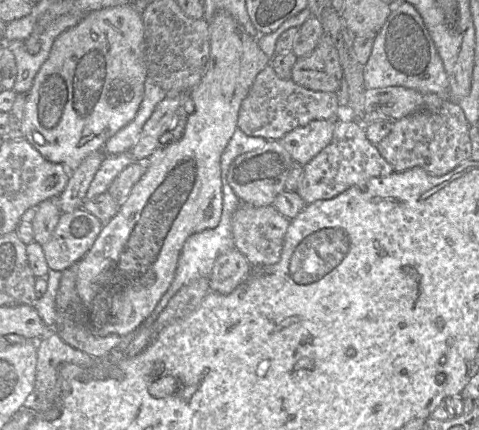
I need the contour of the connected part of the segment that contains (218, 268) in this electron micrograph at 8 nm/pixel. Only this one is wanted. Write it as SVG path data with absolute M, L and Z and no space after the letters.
M236 248L221 254L214 262L210 279L210 291L230 294L249 275L252 265Z

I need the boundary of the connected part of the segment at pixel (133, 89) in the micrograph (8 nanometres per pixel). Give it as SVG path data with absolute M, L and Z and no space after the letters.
M120 5L90 12L74 27L62 32L54 41L47 60L36 74L32 87L26 93L23 127L25 139L48 161L62 164L71 173L91 153L104 149L106 142L120 129L129 124L137 114L144 96L144 82L147 78L145 60L144 25L141 14L134 5Z

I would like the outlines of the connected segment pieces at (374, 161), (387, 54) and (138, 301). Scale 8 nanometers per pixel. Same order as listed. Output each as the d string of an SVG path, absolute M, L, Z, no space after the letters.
M349 116L334 119L331 142L303 166L303 178L296 193L306 205L318 200L331 199L352 186L366 183L373 177L385 177L394 172L393 167L380 155L376 146L370 143L365 127Z
M399 1L376 34L368 61L363 67L365 89L400 86L422 93L447 97L449 81L435 44L414 6Z
M217 10L211 21L208 23L210 34L210 54L209 59L200 82L189 91L190 99L193 102L194 110L188 114L185 131L183 136L167 145L166 147L156 149L146 161L146 172L141 179L133 186L130 194L120 206L117 214L105 225L94 242L88 253L78 262L78 272L76 280L76 290L82 302L87 308L89 329L98 335L117 334L127 336L133 333L143 322L152 314L159 303L161 297L172 283L178 264L178 259L186 239L192 234L204 230L214 229L218 226L222 215L222 183L220 158L237 128L238 114L242 101L249 92L250 87L257 74L268 64L270 60L259 48L256 39L251 37L243 26L226 10Z

